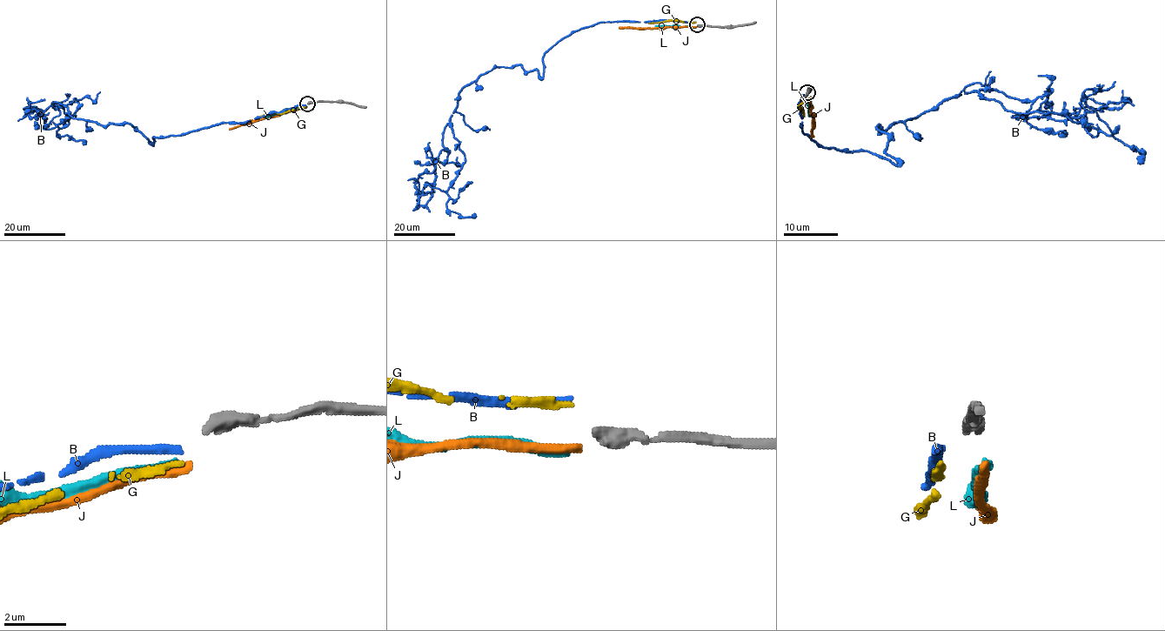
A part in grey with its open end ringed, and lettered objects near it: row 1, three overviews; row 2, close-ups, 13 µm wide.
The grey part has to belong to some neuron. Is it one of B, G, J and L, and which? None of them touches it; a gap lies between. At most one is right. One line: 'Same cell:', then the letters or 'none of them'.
Same cell: none of them

